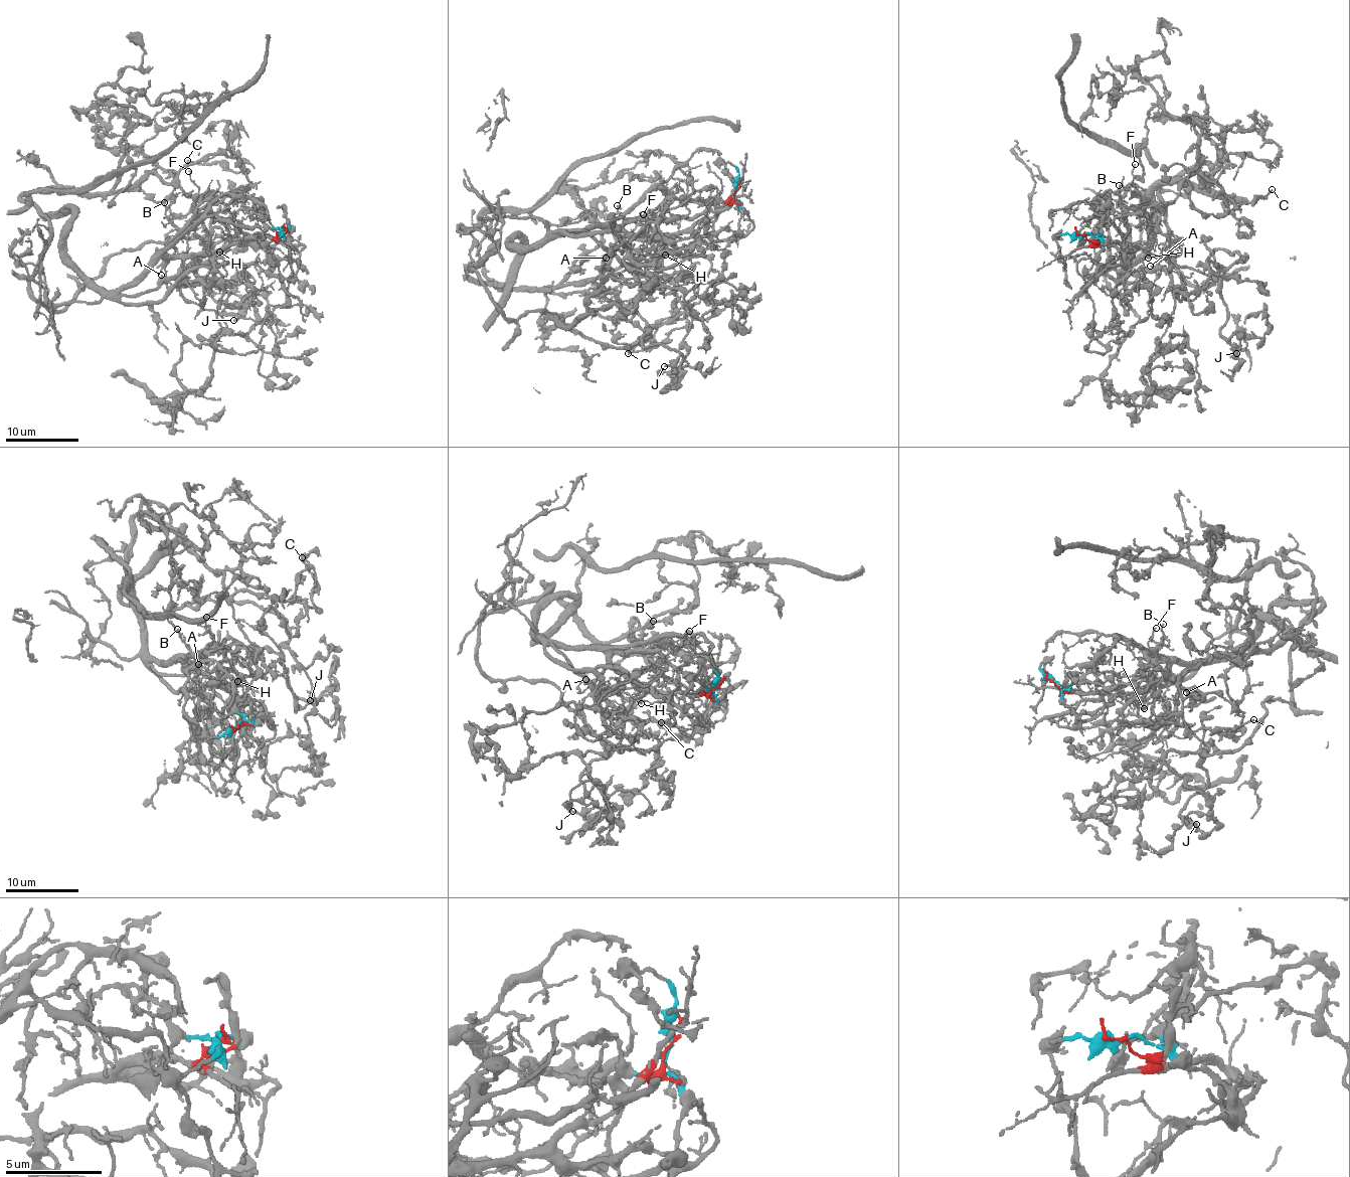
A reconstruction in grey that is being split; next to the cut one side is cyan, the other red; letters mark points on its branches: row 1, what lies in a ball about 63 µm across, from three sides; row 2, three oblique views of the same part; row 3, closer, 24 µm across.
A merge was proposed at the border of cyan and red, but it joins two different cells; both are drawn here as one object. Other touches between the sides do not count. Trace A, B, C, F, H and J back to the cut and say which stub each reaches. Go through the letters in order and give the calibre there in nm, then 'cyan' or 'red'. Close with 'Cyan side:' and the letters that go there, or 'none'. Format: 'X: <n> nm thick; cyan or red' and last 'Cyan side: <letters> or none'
A: 110 nm thick; red
B: 90 nm thick; red
C: 200 nm thick; cyan
F: 140 nm thick; red
H: 140 nm thick; red
J: 220 nm thick; cyan
Cyan side: C, J

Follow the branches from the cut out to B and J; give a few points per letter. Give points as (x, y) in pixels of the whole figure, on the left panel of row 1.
B: (284, 228), (276, 237), (248, 235), (213, 251), (171, 256), (166, 244), (176, 226), (163, 201)
J: (283, 228), (151, 172), (22, 197), (50, 310), (120, 250), (196, 237), (232, 321)

